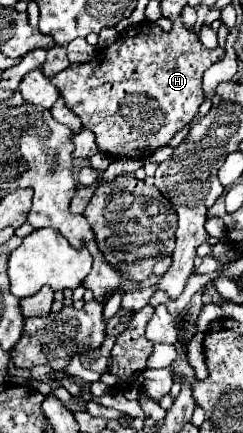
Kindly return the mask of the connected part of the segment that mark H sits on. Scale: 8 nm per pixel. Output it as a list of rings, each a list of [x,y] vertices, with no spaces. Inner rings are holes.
[[[178,17],[168,33],[156,25],[130,27],[120,39],[116,39],[116,43],[102,49],[96,59],[78,65],[70,63],[70,67],[52,77],[52,83],[66,99],[66,105],[80,117],[82,127],[96,135],[100,153],[106,153],[112,159],[146,159],[160,145],[166,145],[176,131],[180,131],[198,113],[198,107],[204,101],[202,75],[220,57],[224,57],[222,47],[206,49],[200,39],[186,29],[182,17]]]

